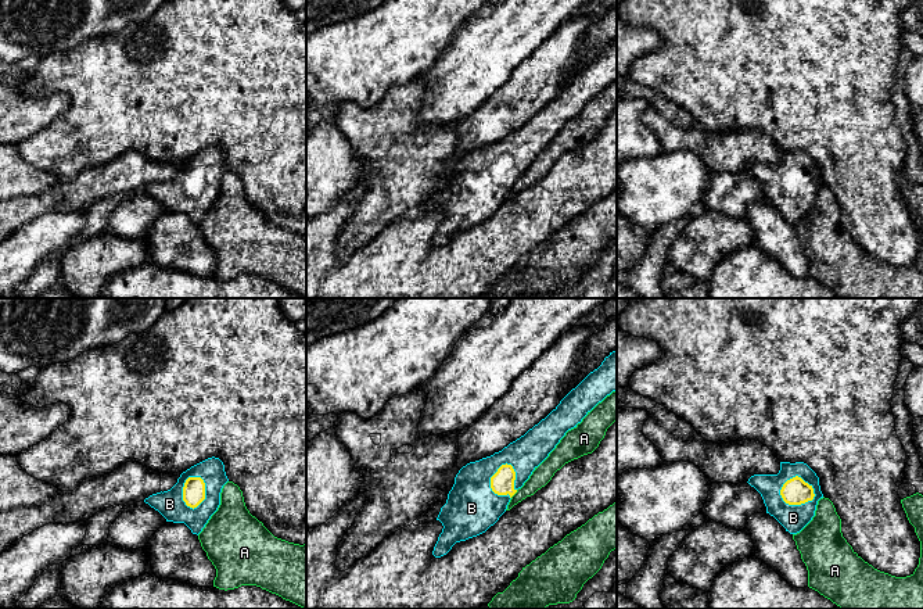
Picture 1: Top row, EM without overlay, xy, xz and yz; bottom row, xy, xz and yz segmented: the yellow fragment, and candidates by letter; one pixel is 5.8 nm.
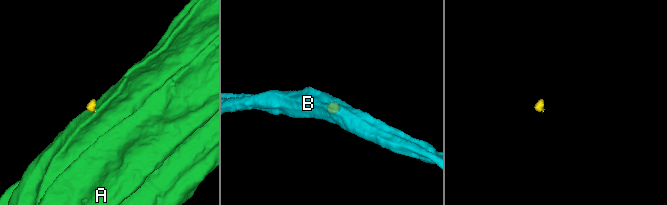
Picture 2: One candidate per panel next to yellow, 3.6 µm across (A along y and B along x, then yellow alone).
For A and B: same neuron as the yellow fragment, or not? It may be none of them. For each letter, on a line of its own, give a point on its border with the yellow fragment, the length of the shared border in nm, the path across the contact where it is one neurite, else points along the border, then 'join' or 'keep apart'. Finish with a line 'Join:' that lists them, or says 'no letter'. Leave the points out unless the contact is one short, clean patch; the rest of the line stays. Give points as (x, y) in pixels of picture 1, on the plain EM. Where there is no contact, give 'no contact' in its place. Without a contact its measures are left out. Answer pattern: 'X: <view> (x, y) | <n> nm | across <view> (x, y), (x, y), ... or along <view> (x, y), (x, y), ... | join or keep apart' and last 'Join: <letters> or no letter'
A: xz (513, 183) | 60 nm | along xz (517, 179), (510, 186) | keep apart
B: yz (794, 193) | 220 nm | join
Join: B

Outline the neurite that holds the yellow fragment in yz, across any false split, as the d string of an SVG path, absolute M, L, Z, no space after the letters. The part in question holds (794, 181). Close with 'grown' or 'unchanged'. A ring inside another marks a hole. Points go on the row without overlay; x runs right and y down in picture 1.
M780 151L777 164L754 164L747 172L761 183L766 203L773 205L790 223L800 222L812 209L818 190L823 187L819 166L804 151Z; grown

